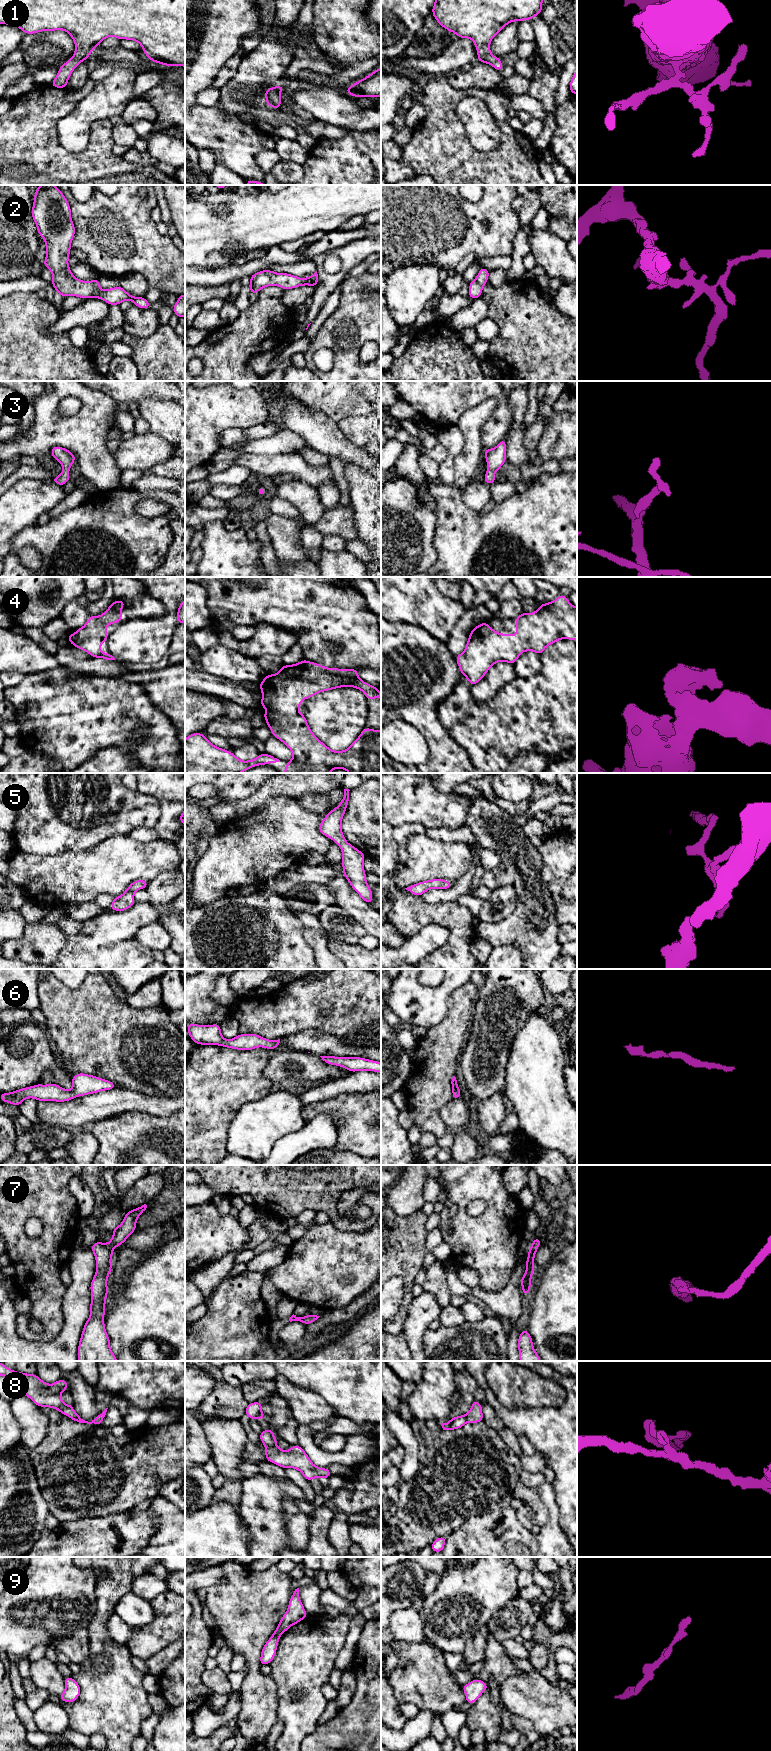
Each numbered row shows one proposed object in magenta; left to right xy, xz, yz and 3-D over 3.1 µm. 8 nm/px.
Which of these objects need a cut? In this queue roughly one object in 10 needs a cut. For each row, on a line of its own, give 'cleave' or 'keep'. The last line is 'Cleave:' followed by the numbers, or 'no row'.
1: keep
2: keep
3: keep
4: keep
5: keep
6: keep
7: keep
8: keep
9: keep
Cleave: no row

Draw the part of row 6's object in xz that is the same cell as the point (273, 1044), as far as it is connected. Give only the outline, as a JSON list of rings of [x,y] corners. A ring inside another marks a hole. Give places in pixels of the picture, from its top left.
[[[220,1024],[187,1025],[189,1037],[195,1044],[219,1045],[236,1050],[253,1050],[257,1047],[266,1049],[277,1049],[280,1039],[268,1040],[257,1034],[239,1034],[233,1039],[227,1040],[222,1037]]]

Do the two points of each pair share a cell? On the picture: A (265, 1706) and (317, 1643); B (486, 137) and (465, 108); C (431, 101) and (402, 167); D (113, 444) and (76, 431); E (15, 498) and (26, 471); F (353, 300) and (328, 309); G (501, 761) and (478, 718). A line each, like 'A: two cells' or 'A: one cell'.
A: two cells
B: one cell
C: two cells
D: two cells
E: two cells
F: two cells
G: one cell

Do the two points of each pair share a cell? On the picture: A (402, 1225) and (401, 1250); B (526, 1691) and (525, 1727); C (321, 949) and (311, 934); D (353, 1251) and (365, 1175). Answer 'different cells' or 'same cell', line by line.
A: same cell
B: different cells
C: same cell
D: different cells

